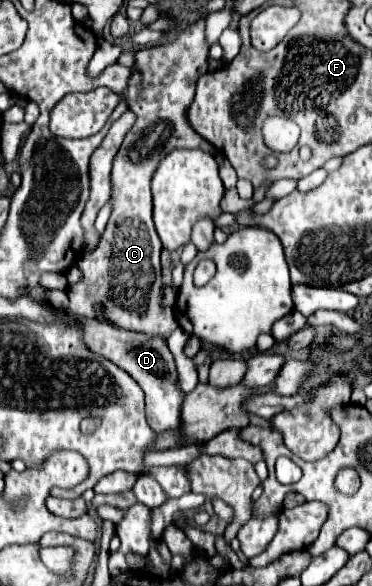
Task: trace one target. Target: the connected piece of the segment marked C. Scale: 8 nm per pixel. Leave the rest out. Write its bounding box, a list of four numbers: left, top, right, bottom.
[68,20,214,338]

